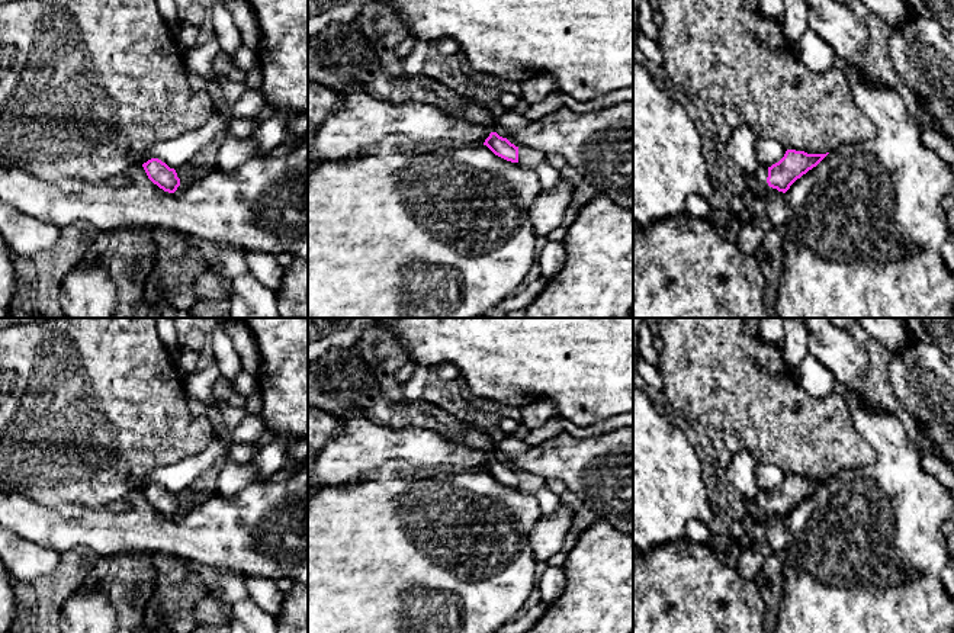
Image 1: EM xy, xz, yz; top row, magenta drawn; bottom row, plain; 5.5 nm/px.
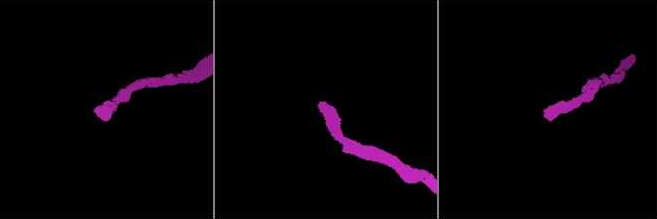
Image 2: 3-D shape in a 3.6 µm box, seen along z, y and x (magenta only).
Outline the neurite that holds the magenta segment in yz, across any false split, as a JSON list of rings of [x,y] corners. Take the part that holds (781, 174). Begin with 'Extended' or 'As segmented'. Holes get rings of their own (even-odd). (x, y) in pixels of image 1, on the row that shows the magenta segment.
Extended. [[[787,150],[778,163],[768,168],[759,164],[755,173],[746,174],[746,186],[755,197],[765,196],[770,187],[786,193],[797,179],[816,167],[828,154]]]

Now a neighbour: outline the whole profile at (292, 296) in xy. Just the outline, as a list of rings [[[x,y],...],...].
[[[292,256],[276,298],[280,318],[308,318],[308,258]]]

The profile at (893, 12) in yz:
[[[861,0],[871,12],[878,15],[889,26],[899,26],[916,12],[909,0]]]

